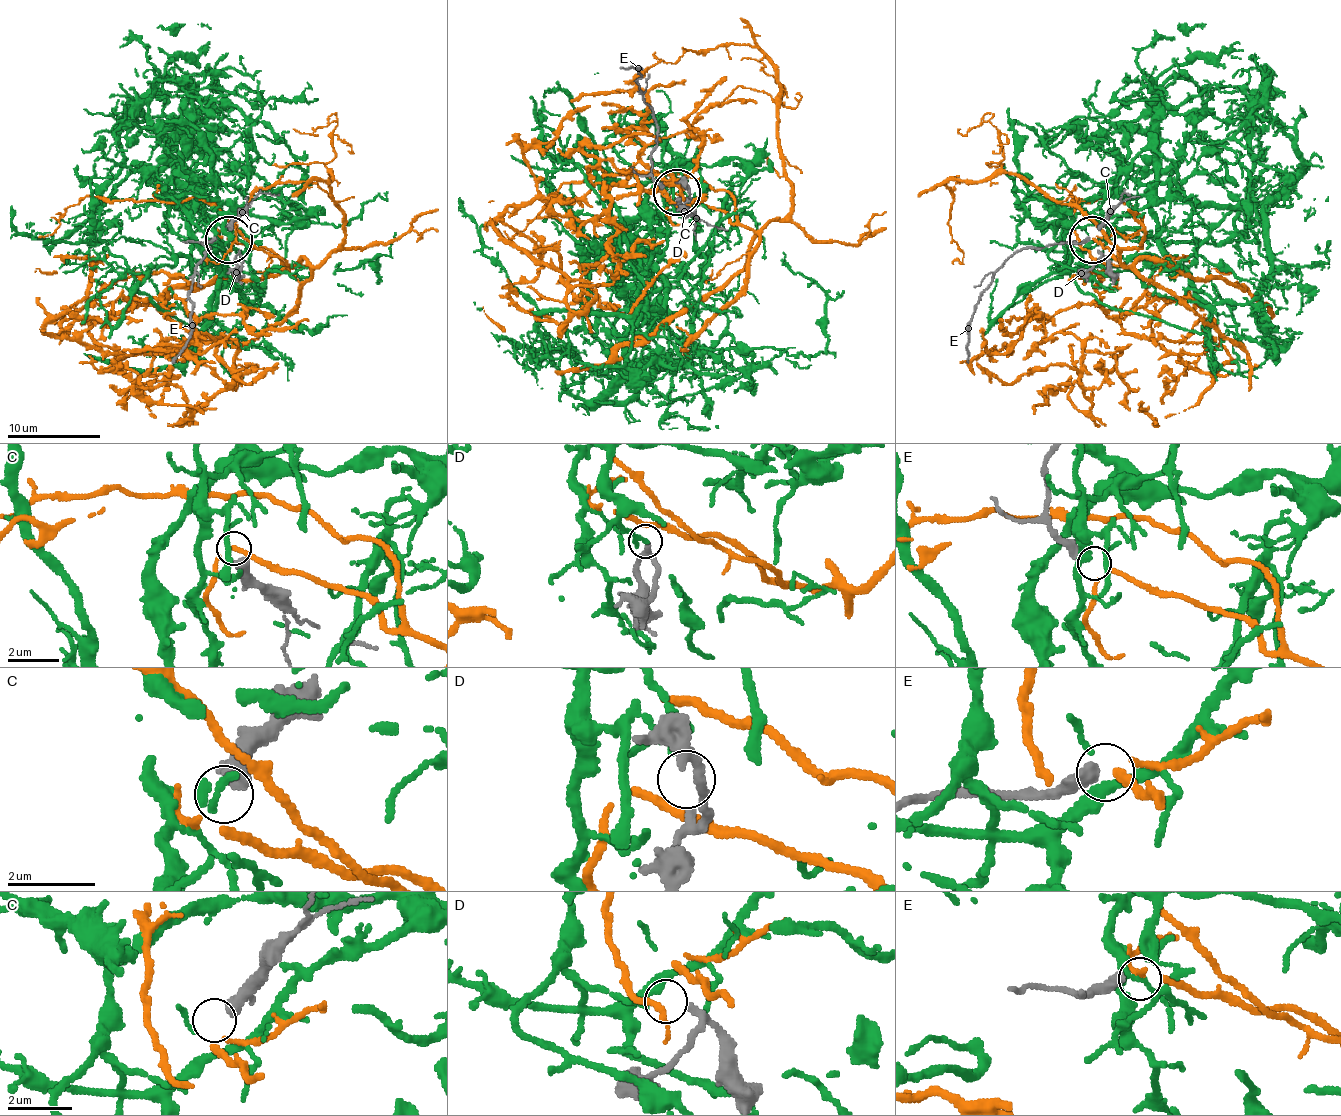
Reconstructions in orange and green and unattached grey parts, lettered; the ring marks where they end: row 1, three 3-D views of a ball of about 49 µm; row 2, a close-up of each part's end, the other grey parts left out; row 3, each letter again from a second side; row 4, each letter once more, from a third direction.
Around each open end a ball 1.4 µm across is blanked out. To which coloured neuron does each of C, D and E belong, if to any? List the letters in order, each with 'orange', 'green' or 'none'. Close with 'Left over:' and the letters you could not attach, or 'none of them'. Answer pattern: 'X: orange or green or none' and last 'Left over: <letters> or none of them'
C: none
D: none
E: orange
Left over: C, D

